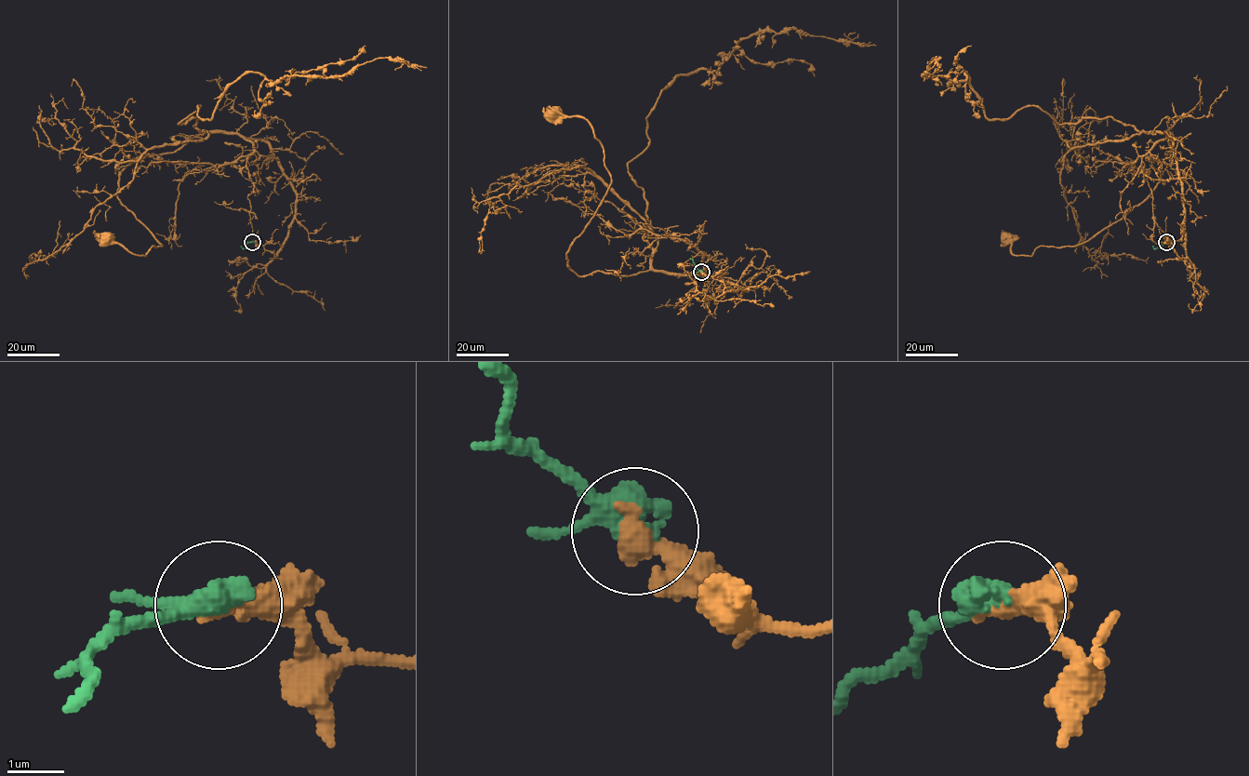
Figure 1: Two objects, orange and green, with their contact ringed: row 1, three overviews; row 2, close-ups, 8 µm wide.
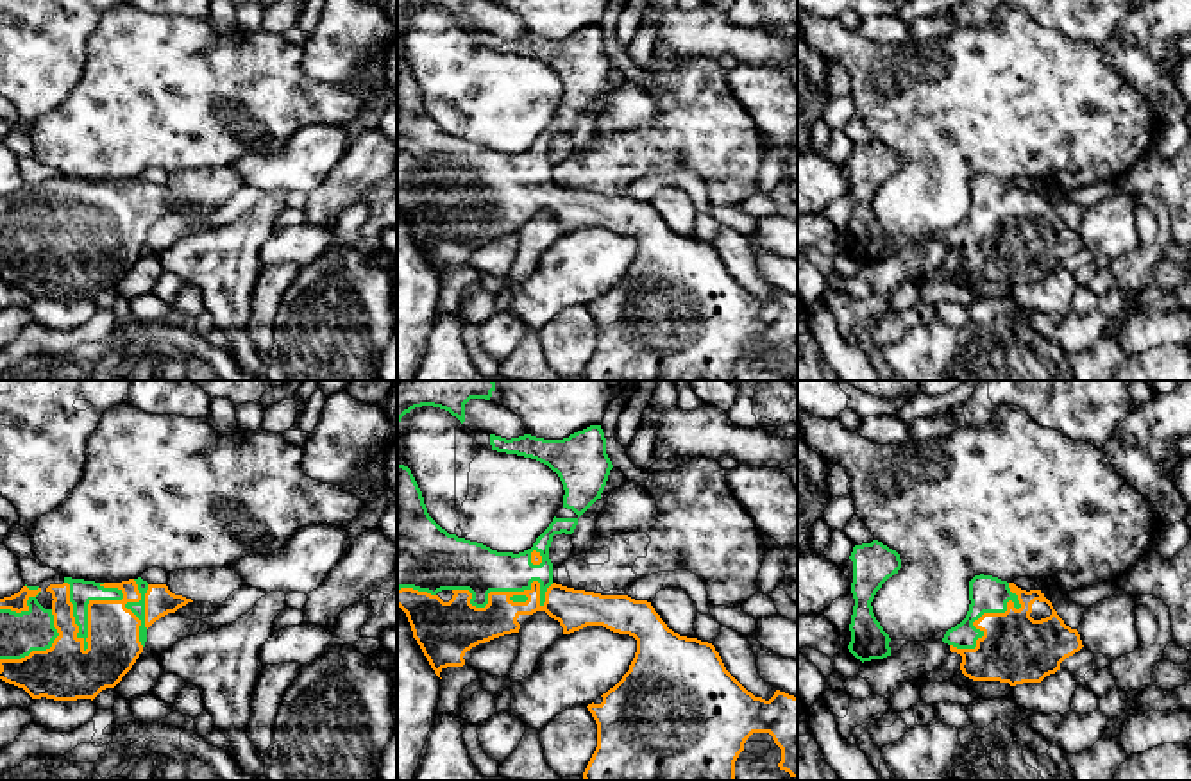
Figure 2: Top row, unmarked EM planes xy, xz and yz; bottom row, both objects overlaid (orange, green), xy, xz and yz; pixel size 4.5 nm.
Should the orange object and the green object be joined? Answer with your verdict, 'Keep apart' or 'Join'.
Join

